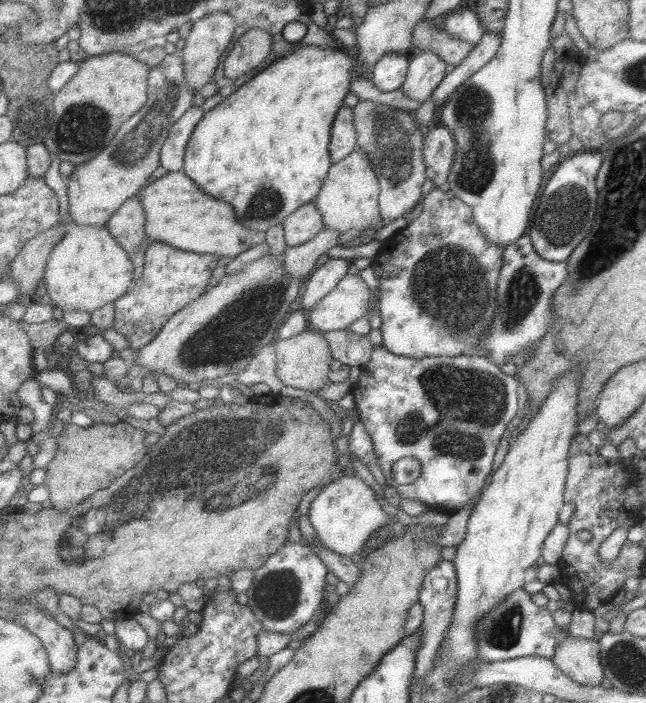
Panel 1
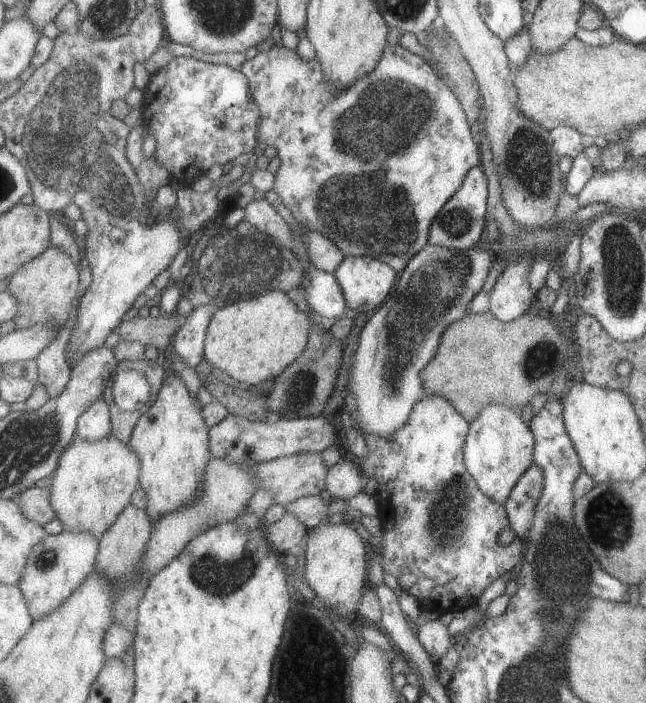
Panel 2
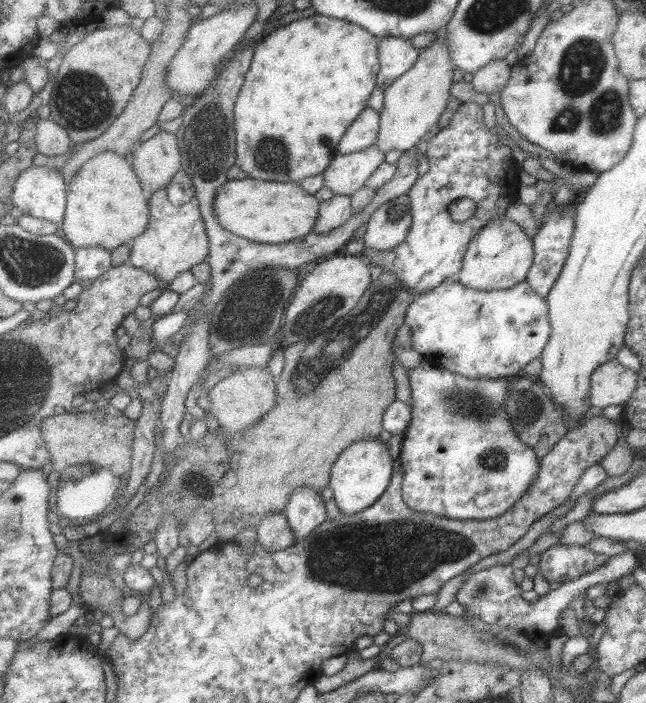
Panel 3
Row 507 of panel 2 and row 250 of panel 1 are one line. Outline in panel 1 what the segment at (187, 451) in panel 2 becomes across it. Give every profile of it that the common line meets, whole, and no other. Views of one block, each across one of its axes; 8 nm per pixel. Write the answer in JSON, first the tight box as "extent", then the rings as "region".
{"extent":[115,241,220,349],"region":[[[153,241],[145,254],[145,270],[143,276],[135,283],[129,293],[118,300],[115,329],[130,342],[130,348],[140,349],[151,344],[152,340],[164,330],[168,320],[181,310],[188,308],[194,301],[208,294],[211,288],[214,270],[218,268],[220,256],[217,254],[202,254],[178,249],[168,243]]]}

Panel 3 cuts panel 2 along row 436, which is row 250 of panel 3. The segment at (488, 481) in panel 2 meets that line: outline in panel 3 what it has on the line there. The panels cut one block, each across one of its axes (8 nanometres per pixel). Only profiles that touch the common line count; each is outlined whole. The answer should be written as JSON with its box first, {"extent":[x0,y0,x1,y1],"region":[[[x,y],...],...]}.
{"extent":[460,218,535,290],"region":[[[498,218],[472,241],[460,274],[462,284],[478,290],[506,290],[526,280],[535,260],[534,239],[510,218]]]}

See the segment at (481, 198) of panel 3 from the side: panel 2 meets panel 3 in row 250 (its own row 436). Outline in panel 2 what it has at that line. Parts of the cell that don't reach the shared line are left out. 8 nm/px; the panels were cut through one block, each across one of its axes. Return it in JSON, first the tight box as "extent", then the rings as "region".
{"extent":[359,395,524,614],"region":[[[428,395],[423,401],[416,403],[410,420],[393,435],[390,435],[388,438],[386,435],[377,435],[376,433],[365,435],[369,454],[367,454],[367,457],[359,458],[361,468],[366,474],[366,478],[374,478],[379,483],[375,497],[382,502],[382,506],[386,506],[382,507],[381,516],[383,519],[382,525],[386,531],[386,536],[384,537],[385,569],[388,573],[396,576],[398,580],[400,580],[404,589],[419,600],[424,610],[436,611],[440,614],[447,612],[456,614],[457,611],[474,607],[479,601],[479,598],[491,588],[494,582],[498,581],[499,578],[503,577],[507,572],[514,570],[514,568],[520,564],[520,561],[523,561],[524,557],[524,548],[522,548],[524,544],[522,544],[520,538],[516,538],[514,542],[508,546],[502,546],[502,544],[500,544],[500,532],[502,532],[504,528],[511,528],[513,530],[509,512],[504,503],[490,498],[490,496],[482,490],[479,482],[474,478],[474,475],[468,468],[465,446],[467,445],[471,428],[472,423],[455,407],[455,404],[448,397]]]}

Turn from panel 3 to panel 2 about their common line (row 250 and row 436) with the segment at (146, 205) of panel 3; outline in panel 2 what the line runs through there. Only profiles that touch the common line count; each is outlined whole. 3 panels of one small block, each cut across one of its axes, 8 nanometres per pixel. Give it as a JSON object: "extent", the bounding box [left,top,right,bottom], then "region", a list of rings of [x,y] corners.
{"extent":[52,435,142,539],"region":[[[116,435],[103,441],[77,440],[63,454],[60,468],[52,478],[53,505],[64,524],[64,530],[71,533],[94,533],[99,539],[119,521],[120,515],[132,504],[134,494],[141,486],[142,459],[130,443],[122,442]]]}

